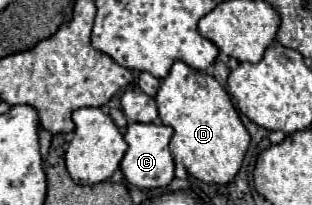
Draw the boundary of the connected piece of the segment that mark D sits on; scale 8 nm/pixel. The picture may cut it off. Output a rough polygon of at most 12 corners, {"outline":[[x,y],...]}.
{"outline":[[174,61],[154,99],[174,161],[232,183],[250,135],[226,89]]}

